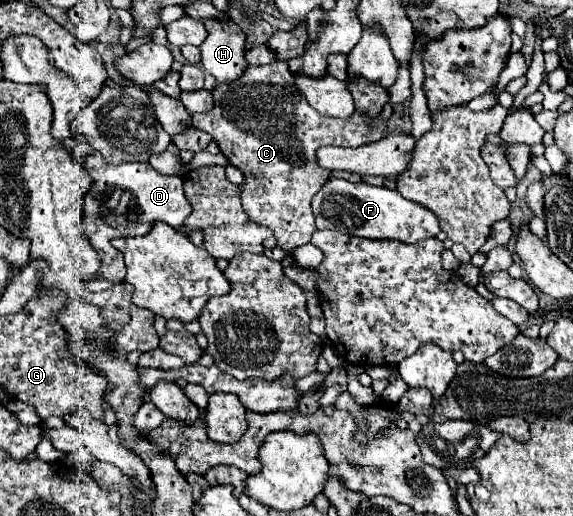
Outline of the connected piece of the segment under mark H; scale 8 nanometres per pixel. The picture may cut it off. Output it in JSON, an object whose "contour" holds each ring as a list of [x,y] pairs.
{"contour":[[[202,19],[208,37],[200,45],[202,65],[216,77],[216,83],[238,79],[246,71],[246,35],[232,19]]]}

